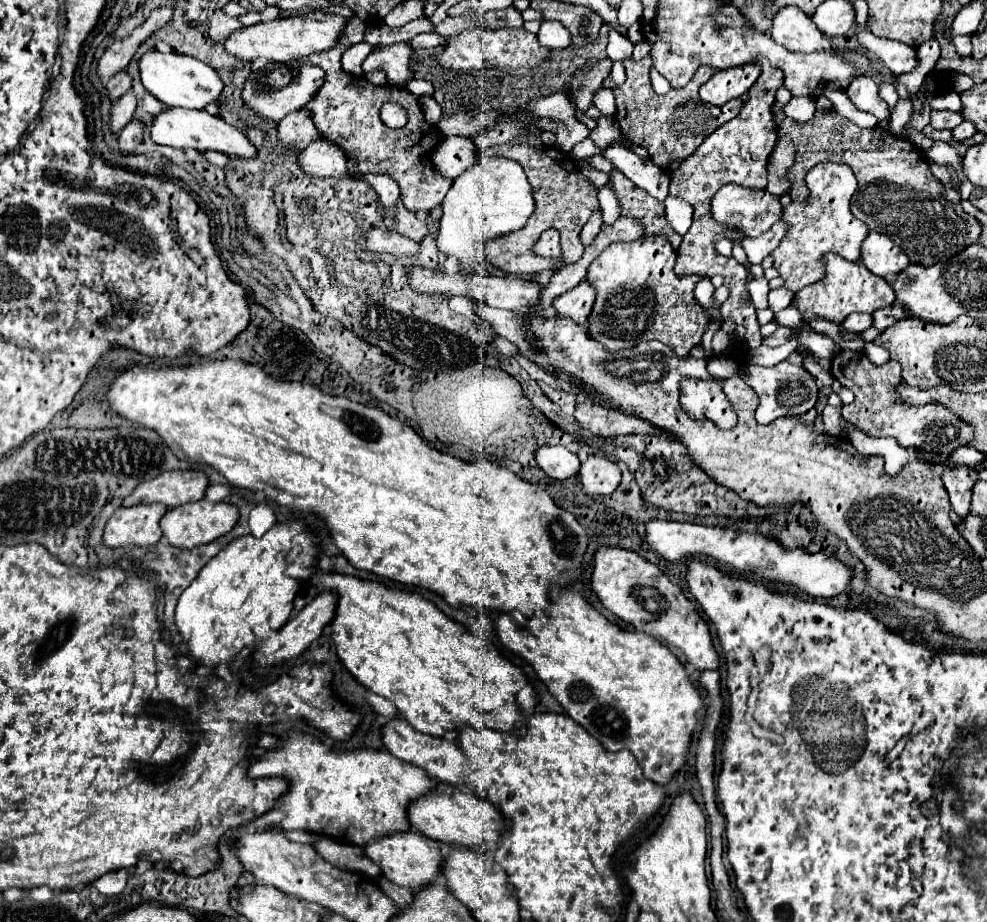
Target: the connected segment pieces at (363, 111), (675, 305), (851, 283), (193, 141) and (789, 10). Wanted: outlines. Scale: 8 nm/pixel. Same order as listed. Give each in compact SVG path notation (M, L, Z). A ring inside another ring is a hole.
M352 16L348 20L348 28L344 28L344 36L340 36L340 44L336 48L314 52L314 56L304 58L304 62L320 66L324 70L324 86L316 92L316 96L304 106L318 132L346 154L348 160L356 162L356 168L362 174L388 174L392 176L402 192L402 202L412 212L428 212L436 208L446 192L450 190L450 180L440 176L434 168L426 166L424 158L430 158L432 150L440 144L440 130L436 126L428 126L424 122L424 116L420 112L420 106L416 102L416 96L406 92L406 88L396 86L374 86L364 78L348 76L348 72L342 70L342 62L336 62L342 58L342 52L356 42L362 42L366 24L358 20L358 16ZM342 50L342 52L336 52ZM386 102L400 104L406 110L408 122L400 130L388 128L380 120L380 108Z
M658 236L656 240L638 238L634 242L610 244L588 266L588 274L586 274L586 280L596 288L596 302L588 318L588 334L592 336L592 340L604 344L608 352L634 348L642 340L658 340L670 346L676 352L676 356L680 358L690 356L692 348L700 344L710 318L694 296L694 284L698 282L698 276L676 276L674 262L676 262L676 252L672 250L670 242L664 236Z
M828 254L828 256L824 256L824 272L826 272L826 276L822 280L818 280L818 284L806 286L794 296L792 306L796 306L800 312L812 312L814 316L840 324L852 312L872 314L874 310L890 306L894 302L892 286L884 278L868 272L868 268L864 264L846 262L844 258L840 258L836 254Z
M164 108L152 118L150 124L150 136L156 144L172 146L172 148L194 148L194 150L216 150L230 156L242 156L252 158L256 154L254 146L248 142L248 138L226 124L222 118L208 114L206 110L188 110L188 108Z
M784 6L772 18L770 36L776 44L782 44L788 50L796 52L814 52L814 50L832 50L830 40L820 34L816 24L796 6Z

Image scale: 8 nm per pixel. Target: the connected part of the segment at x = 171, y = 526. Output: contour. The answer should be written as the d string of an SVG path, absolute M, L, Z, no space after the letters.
M198 500L198 502L190 502L178 508L168 510L162 520L160 520L160 528L164 532L164 538L178 548L194 548L194 546L202 546L208 544L224 534L228 534L234 524L238 522L238 508L234 504L226 504L226 502L208 502L208 500Z

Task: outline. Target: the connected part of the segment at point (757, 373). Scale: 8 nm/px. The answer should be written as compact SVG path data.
M784 360L770 368L744 366L740 370L740 378L760 398L760 406L756 408L758 424L770 424L772 420L776 420L780 416L800 416L800 414L808 412L818 400L818 386L814 382L814 376L808 374L800 364L792 364L790 360Z

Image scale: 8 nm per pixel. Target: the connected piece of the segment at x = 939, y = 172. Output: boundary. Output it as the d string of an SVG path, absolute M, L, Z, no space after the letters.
M927 160L927 163L931 169L931 172L934 174L934 176L941 181L944 184L950 184L955 190L959 192L956 186L953 185L953 181L950 177L949 172L946 170L946 168L939 166L930 160Z

